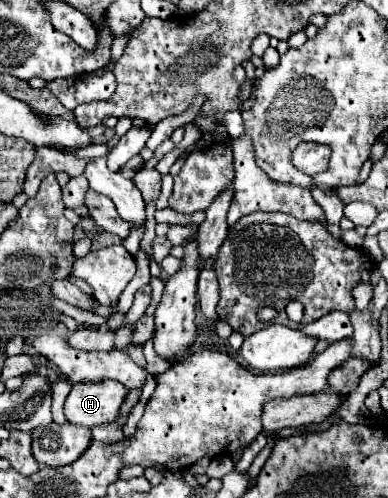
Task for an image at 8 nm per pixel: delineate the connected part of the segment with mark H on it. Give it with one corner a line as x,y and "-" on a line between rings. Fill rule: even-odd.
78,383
72,385
64,403
66,421
82,427
112,423
124,403
126,389
120,383

